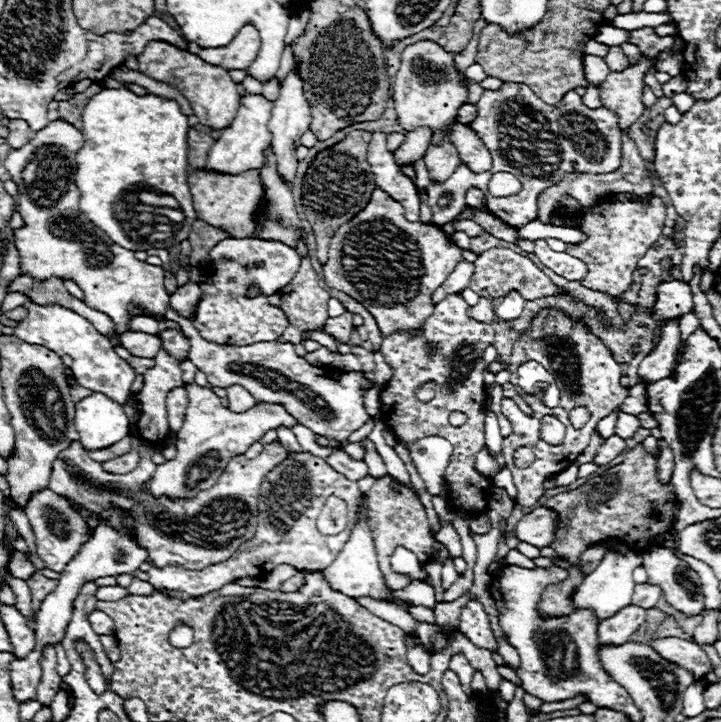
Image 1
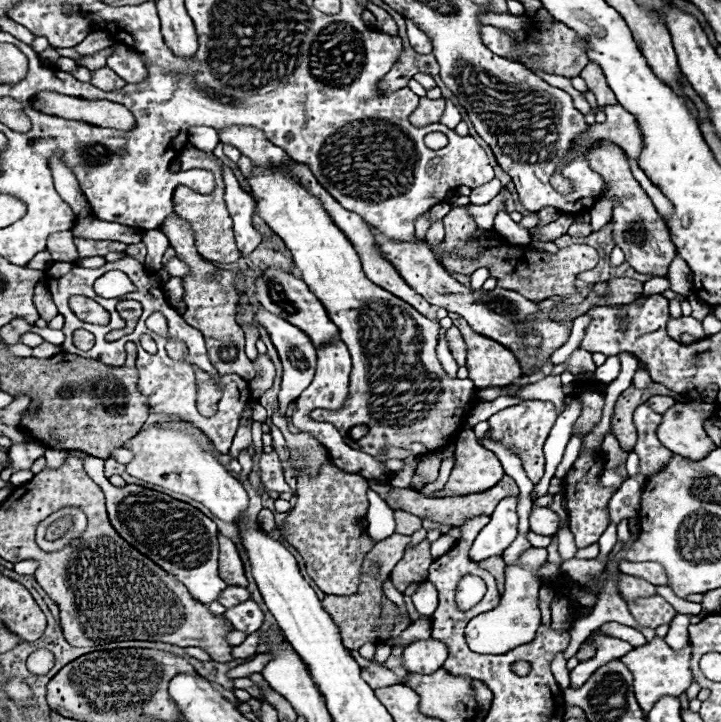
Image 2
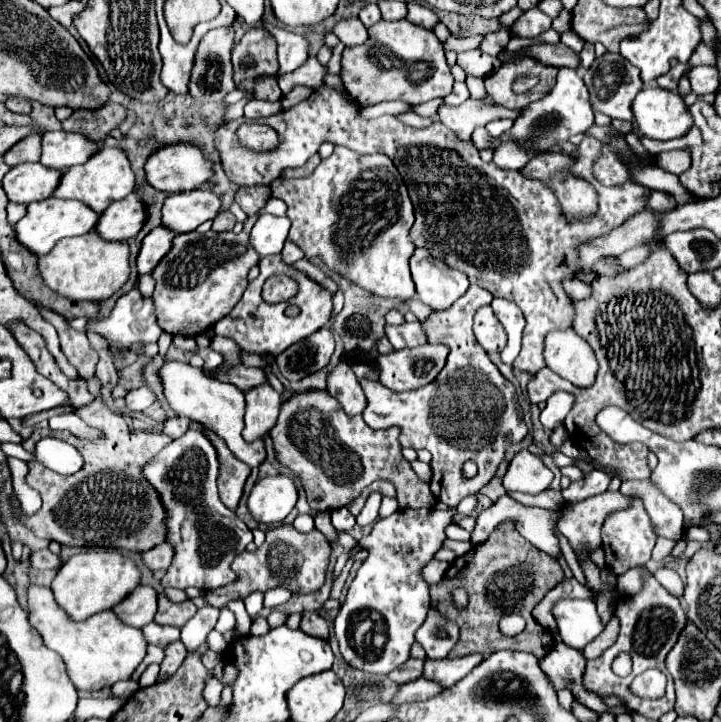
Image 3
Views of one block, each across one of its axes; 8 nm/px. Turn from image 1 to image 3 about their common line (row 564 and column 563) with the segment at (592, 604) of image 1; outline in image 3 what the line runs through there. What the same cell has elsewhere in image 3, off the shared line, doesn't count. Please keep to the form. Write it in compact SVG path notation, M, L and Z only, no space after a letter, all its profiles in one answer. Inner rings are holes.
M562 598L554 602L552 614L564 642L578 650L582 650L604 630L602 620L596 612L596 604L592 600Z

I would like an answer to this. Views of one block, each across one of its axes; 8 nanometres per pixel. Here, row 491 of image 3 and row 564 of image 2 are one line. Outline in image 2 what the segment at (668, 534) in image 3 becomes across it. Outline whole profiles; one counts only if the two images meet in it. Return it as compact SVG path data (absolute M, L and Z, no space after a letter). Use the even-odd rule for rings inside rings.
M622 560L620 570L624 574L644 578L650 584L666 584L664 568L660 564L656 564L656 562L628 562L628 560Z

